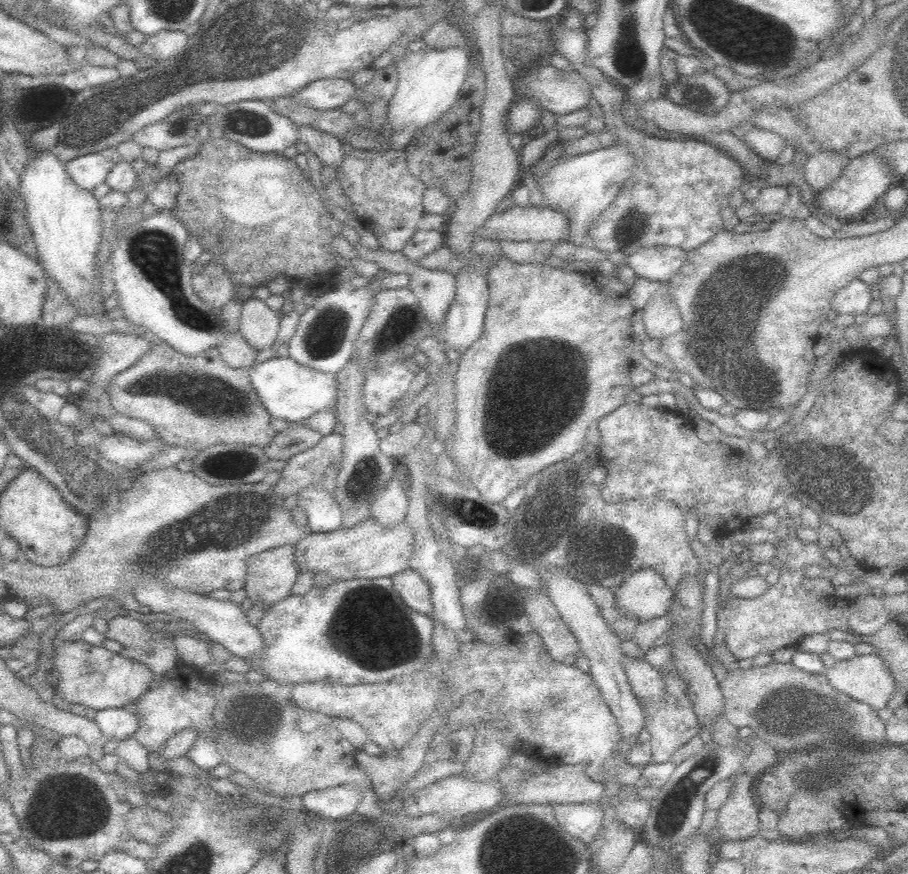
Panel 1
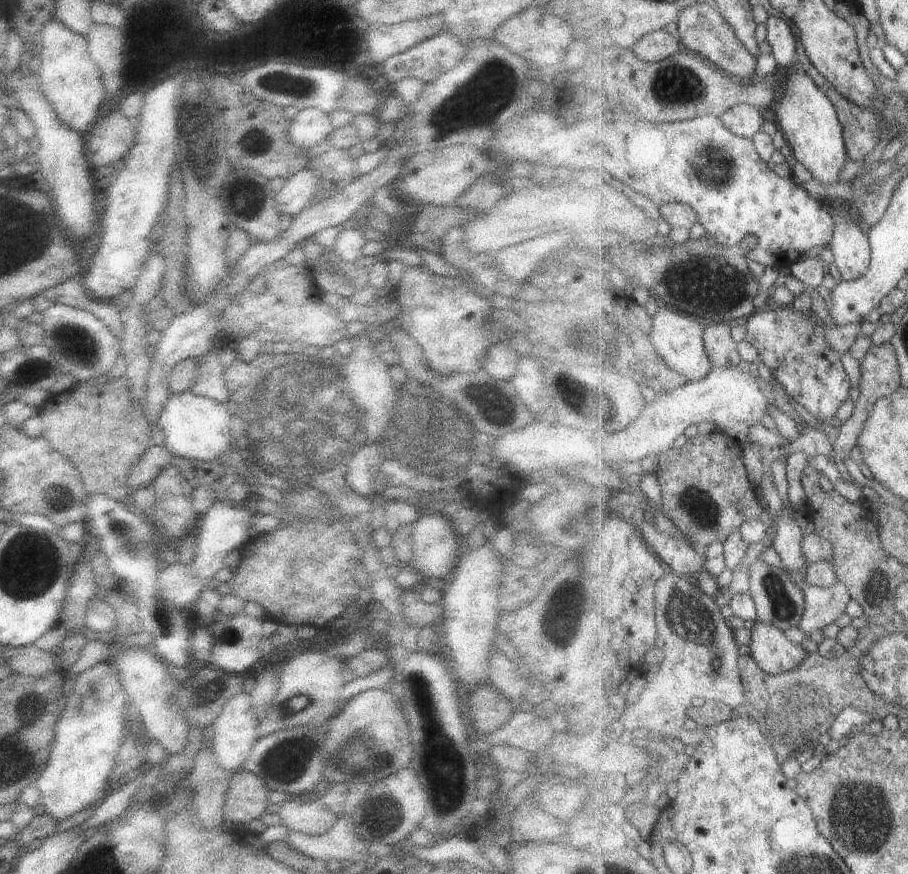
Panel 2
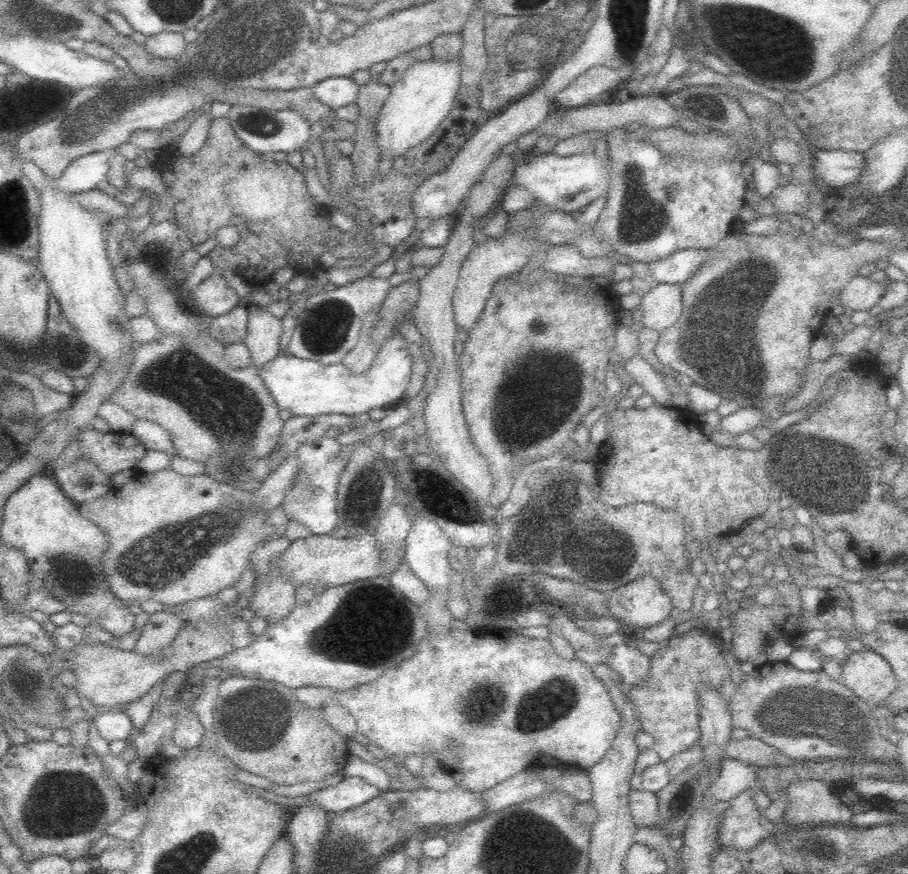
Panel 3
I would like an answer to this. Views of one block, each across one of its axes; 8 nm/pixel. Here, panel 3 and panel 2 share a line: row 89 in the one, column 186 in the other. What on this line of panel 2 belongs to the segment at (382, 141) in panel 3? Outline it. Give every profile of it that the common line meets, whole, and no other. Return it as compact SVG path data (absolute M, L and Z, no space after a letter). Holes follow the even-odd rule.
M193 392L170 393L156 423L163 431L163 443L172 455L203 460L203 462L213 462L213 460L227 462L230 446L233 443L229 436L232 411L232 405L221 404L213 398Z

